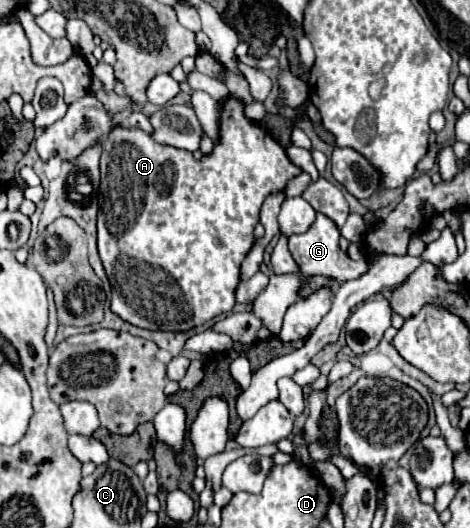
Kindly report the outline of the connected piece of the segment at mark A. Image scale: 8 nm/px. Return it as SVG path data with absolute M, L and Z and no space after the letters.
M227 96L219 102L219 136L213 144L213 152L205 154L201 160L195 160L191 152L181 148L171 148L167 144L155 142L147 132L133 126L117 124L107 136L103 136L103 152L101 152L101 186L99 186L99 218L97 218L97 244L99 244L99 256L107 270L113 294L111 294L111 310L127 320L133 326L147 328L147 330L189 330L193 326L199 326L219 314L225 314L235 304L235 288L239 284L239 266L245 258L245 254L253 248L253 228L259 224L259 210L271 192L279 192L285 188L287 180L291 180L301 170L291 164L289 156L285 154L285 148L271 136L271 132L261 126L259 122L253 122L245 116L245 104L237 100L235 96Z

